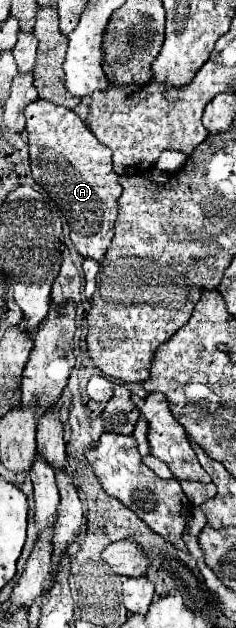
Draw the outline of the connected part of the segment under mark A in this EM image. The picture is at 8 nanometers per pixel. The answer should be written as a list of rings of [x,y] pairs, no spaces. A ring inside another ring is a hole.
[[[35,100],[25,108],[25,118],[33,180],[49,192],[65,214],[77,252],[83,258],[103,260],[113,238],[117,198],[121,196],[121,184],[111,168],[109,148],[95,138],[73,110],[53,102]]]

